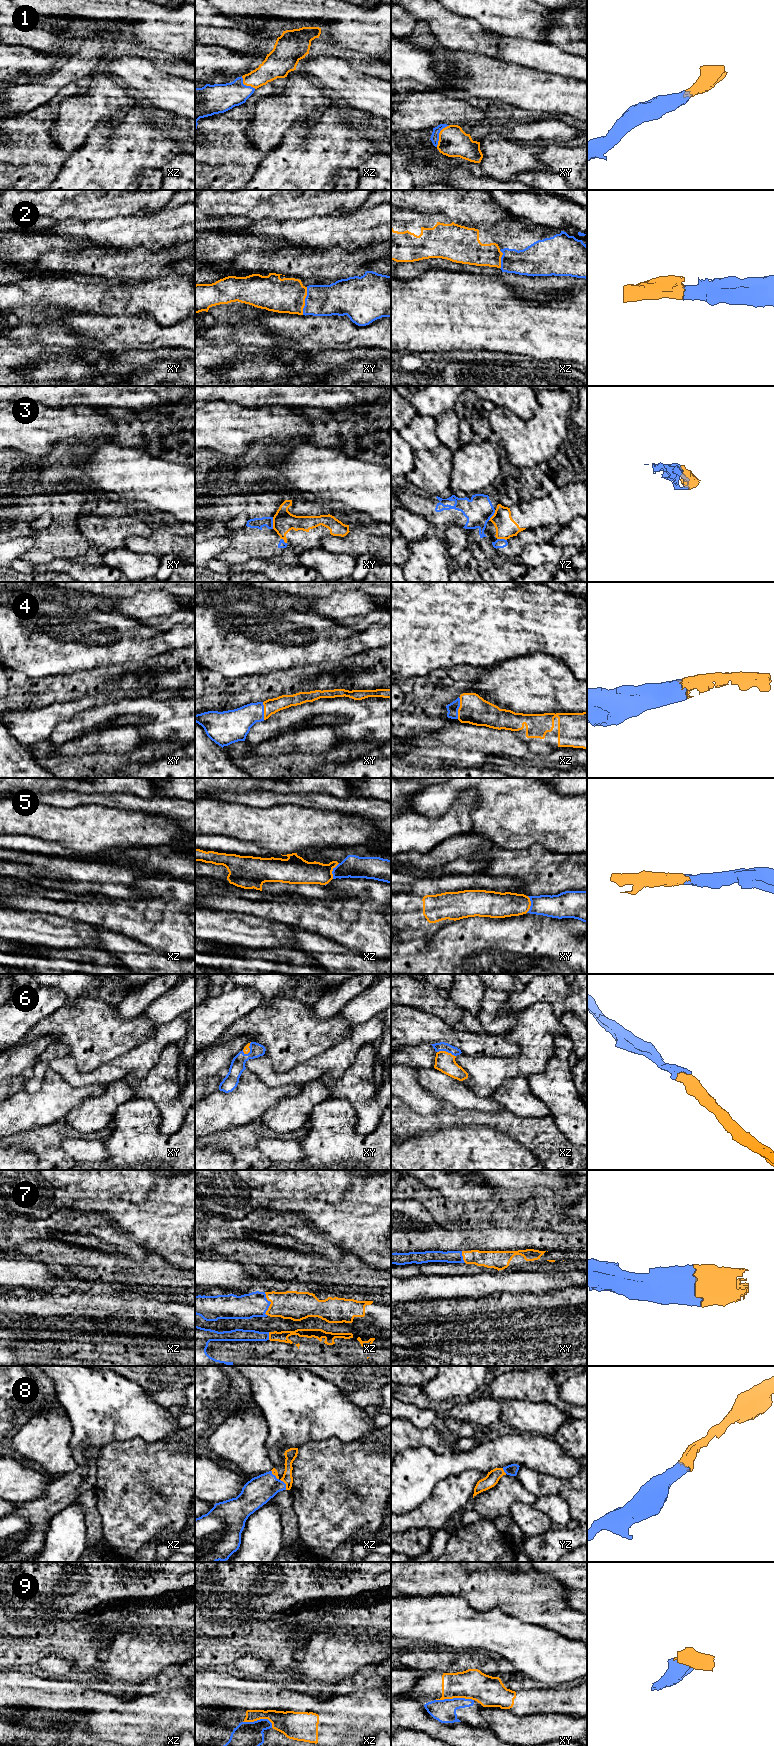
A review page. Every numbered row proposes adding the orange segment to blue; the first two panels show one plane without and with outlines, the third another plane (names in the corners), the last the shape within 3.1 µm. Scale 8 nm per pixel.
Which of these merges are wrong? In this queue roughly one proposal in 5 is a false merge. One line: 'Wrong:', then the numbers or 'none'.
Wrong: 3, 9

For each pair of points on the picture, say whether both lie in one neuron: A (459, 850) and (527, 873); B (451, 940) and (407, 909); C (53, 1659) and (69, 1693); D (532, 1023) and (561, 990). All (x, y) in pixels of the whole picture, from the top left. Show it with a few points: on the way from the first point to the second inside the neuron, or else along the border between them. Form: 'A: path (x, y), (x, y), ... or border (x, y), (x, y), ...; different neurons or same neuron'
A: path (476, 850), (488, 850), (499, 861), (510, 863); same neuron
B: border (454, 921), (442, 926), (427, 937); different neurons
C: border (40, 1673), (46, 1676), (64, 1678); different neurons
D: border (527, 1007), (548, 1002), (558, 1019); different neurons

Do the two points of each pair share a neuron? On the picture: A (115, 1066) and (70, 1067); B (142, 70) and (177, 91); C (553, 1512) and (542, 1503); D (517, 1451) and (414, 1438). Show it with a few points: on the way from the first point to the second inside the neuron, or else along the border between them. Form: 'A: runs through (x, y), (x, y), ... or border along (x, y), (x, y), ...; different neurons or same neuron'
A: runs through (104, 1074), (99, 1076), (81, 1076); same neuron
B: runs through (151, 76), (168, 91); same neuron
C: runs through (550, 1509), (545, 1504); same neuron
D: border along (432, 1450), (437, 1453), (456, 1451); different neurons

